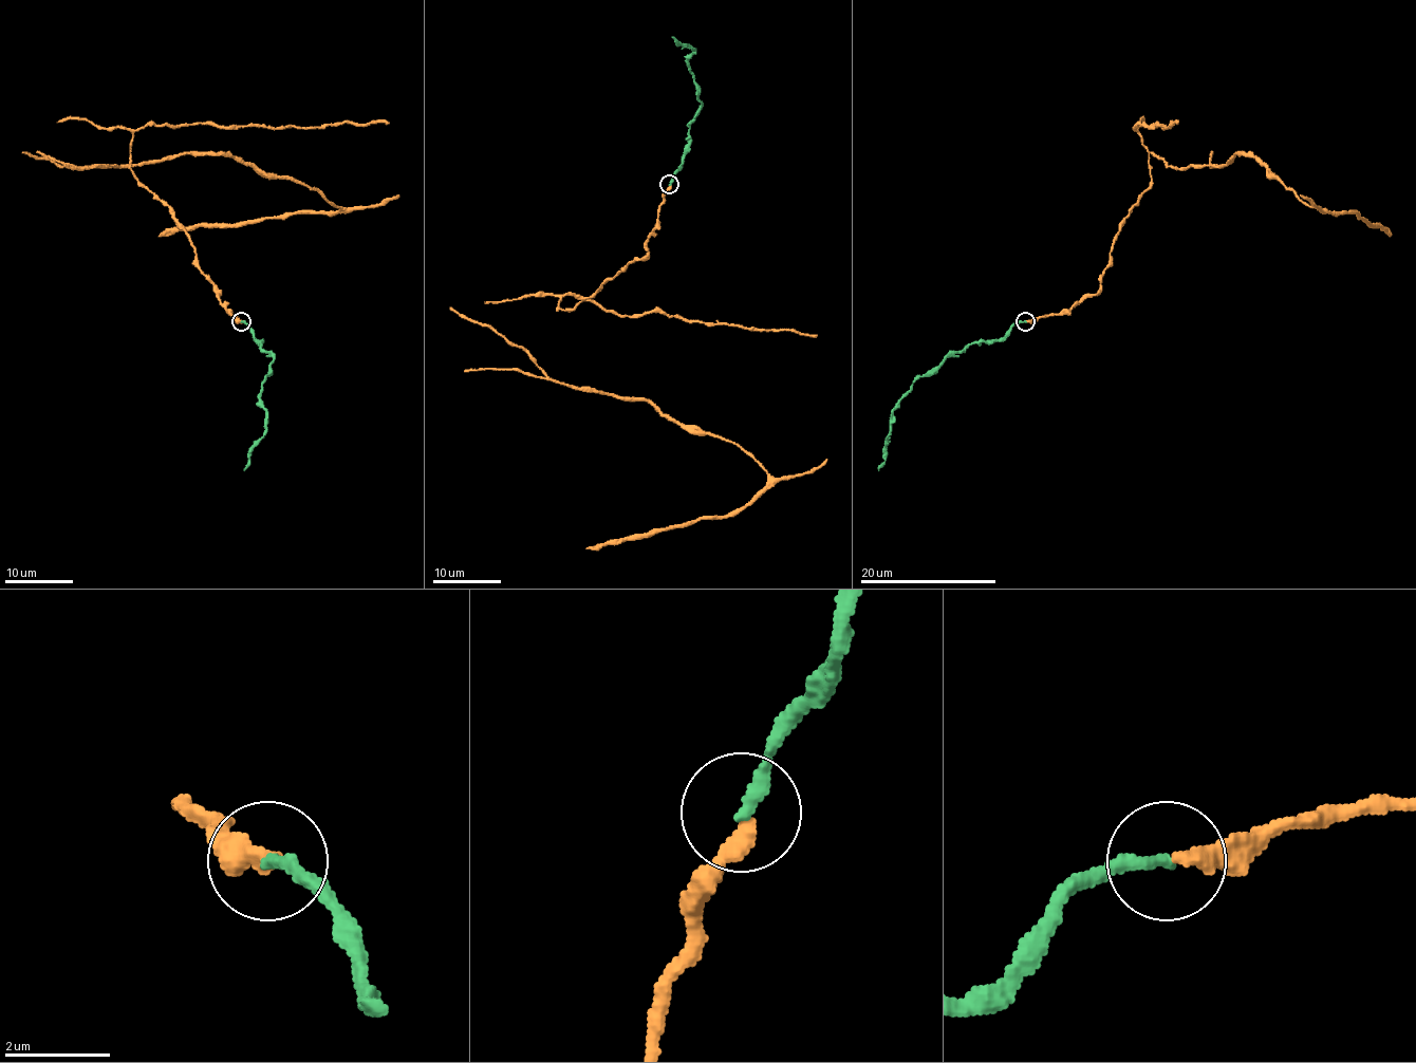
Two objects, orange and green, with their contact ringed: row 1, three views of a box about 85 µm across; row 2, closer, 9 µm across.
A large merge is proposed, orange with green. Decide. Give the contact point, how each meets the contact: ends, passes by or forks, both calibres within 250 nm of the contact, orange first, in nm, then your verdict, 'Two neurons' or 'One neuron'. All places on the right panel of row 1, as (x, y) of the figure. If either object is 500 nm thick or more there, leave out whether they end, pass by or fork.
Place: (1025, 321). At the ring orange ends. At the ring green ends. Thickness 320 nm (orange) against 280 nm. One neuron

